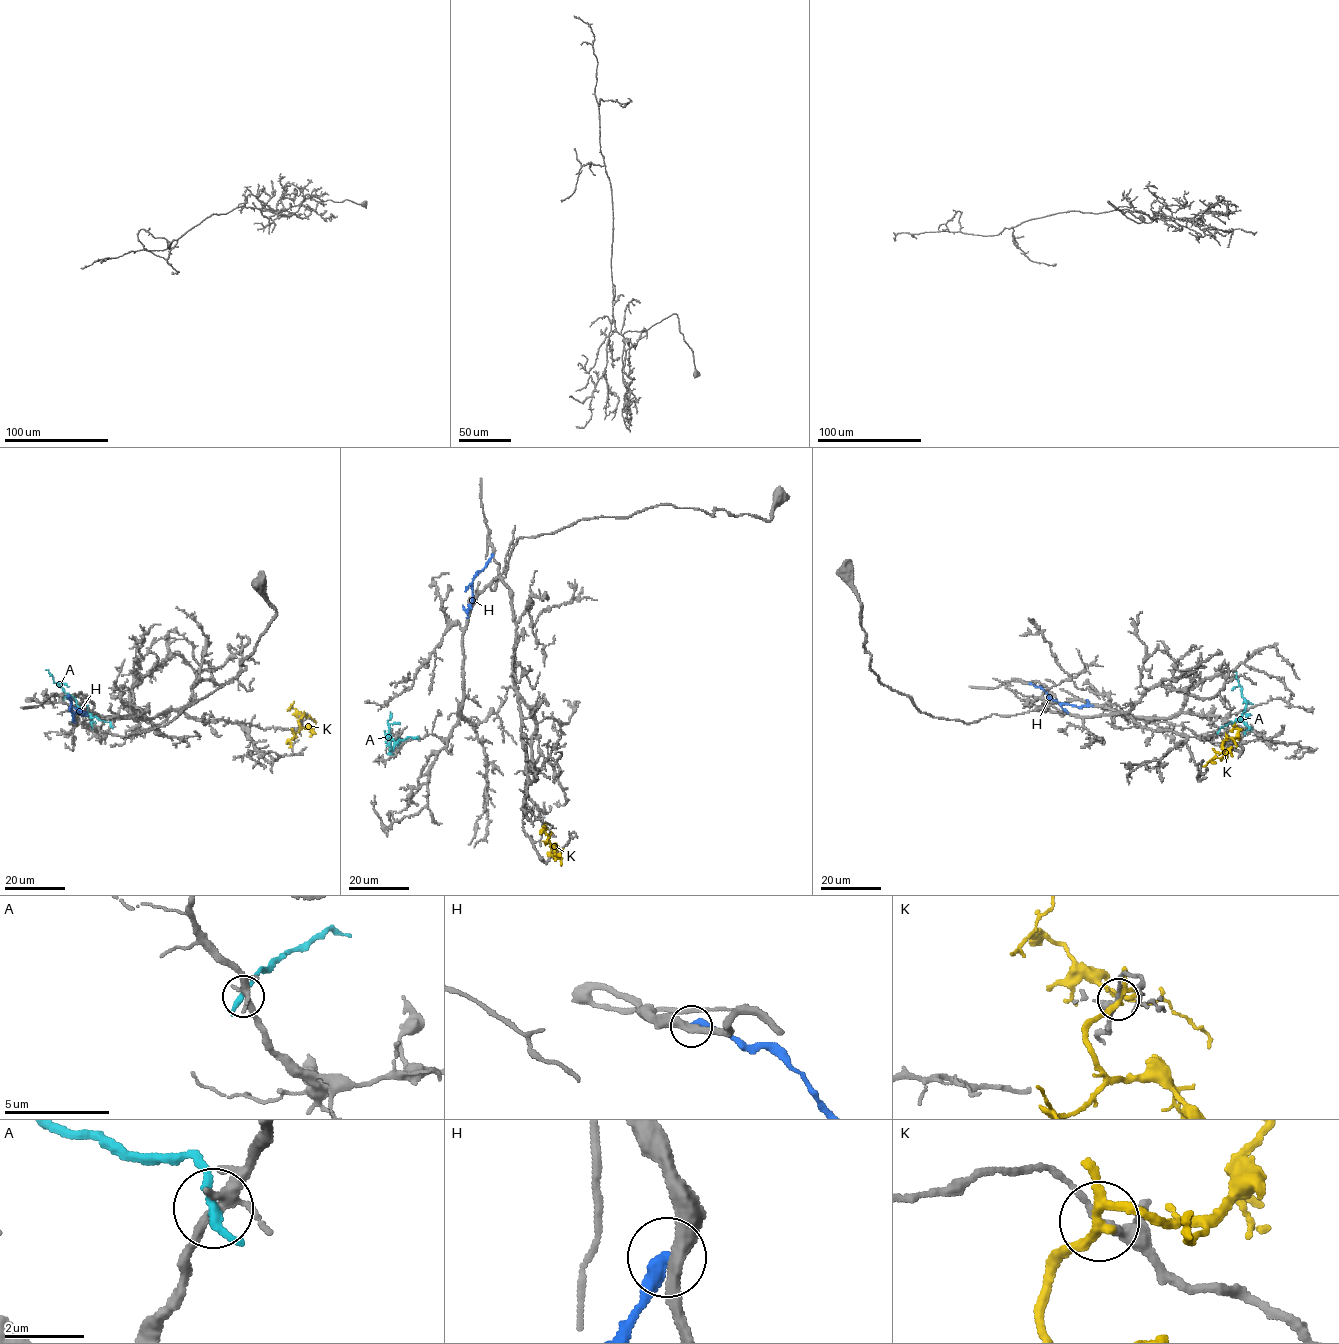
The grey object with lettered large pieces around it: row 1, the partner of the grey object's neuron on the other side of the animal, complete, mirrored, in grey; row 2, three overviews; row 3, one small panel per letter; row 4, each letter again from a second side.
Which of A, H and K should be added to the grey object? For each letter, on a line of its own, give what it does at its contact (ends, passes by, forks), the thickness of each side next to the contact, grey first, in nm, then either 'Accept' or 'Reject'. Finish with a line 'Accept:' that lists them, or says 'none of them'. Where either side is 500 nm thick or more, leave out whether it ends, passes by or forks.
A: It ends there. Thickness 240 nm (grey) against 280 nm. Reject
H: It ends there. Thickness 360 nm (grey) against 360 nm. Reject
K: It forks there. Thickness 180 nm (grey) against 220 nm. Reject
Accept: none of them

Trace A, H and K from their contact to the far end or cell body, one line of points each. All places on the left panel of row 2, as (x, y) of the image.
A: (111, 725), (96, 716), (84, 715), (75, 698), (54, 682), (46, 669)
H: (69, 696), (72, 713), (84, 714), (72, 707)
K: (303, 716), (298, 721), (300, 730), (288, 739), (290, 748)

